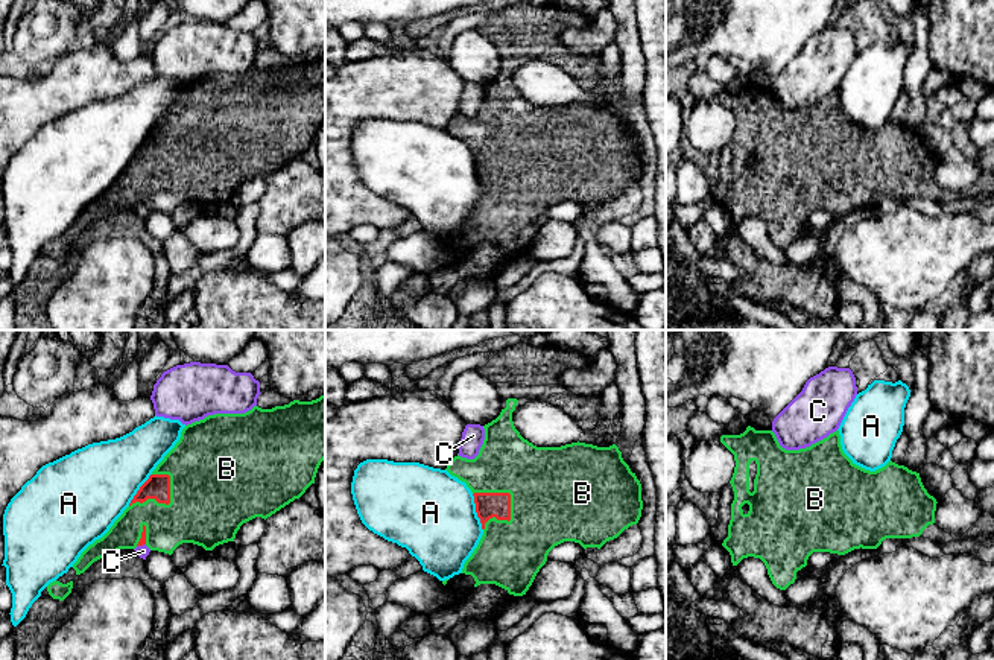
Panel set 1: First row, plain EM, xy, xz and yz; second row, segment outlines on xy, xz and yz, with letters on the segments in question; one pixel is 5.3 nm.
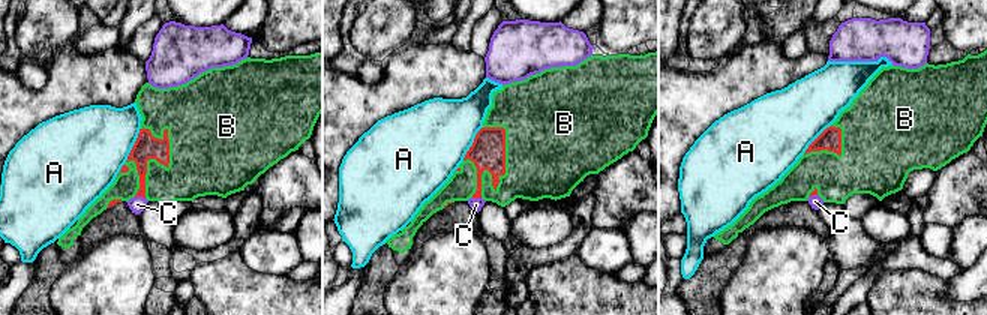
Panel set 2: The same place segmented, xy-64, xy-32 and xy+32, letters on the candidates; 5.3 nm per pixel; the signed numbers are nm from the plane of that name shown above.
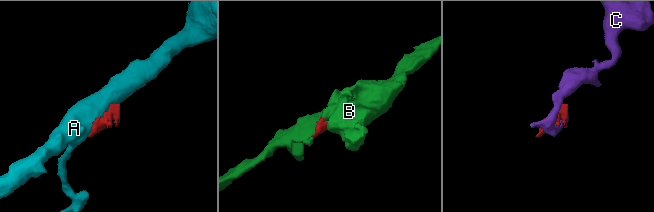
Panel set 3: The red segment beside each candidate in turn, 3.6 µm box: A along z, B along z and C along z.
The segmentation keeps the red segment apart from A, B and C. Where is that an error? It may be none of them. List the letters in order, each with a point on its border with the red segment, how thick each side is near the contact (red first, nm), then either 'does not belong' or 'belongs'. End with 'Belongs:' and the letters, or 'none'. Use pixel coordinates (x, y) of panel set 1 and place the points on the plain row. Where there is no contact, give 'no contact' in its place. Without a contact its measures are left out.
A: xz (476, 171) | 140/460 nm | does not belong
B: xz (508, 180) | 140/440 nm | belongs
C: xy (140, 204) | 40/70 nm | does not belong
Belongs: B

